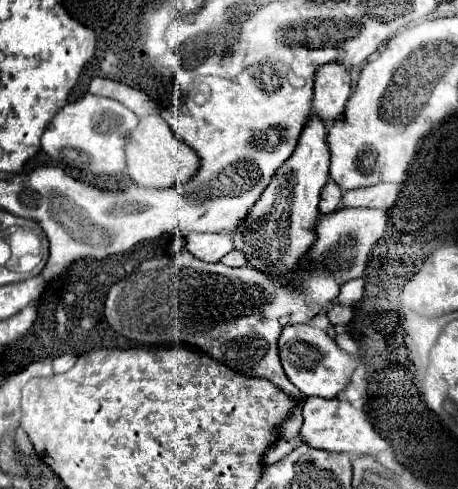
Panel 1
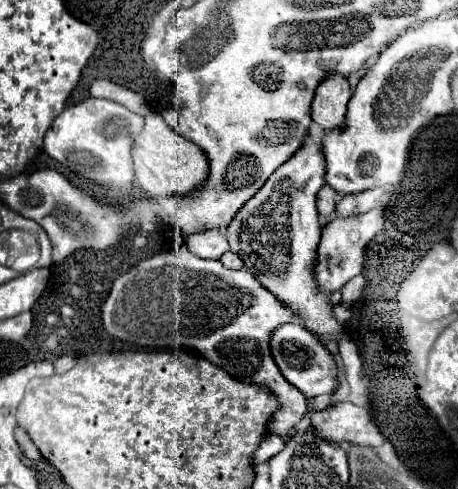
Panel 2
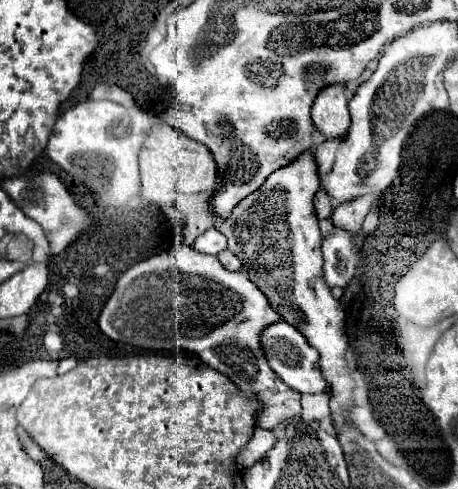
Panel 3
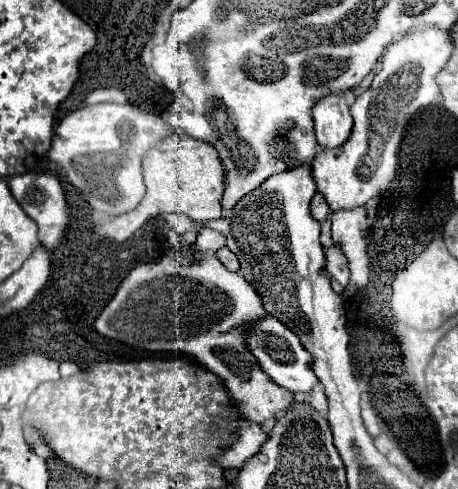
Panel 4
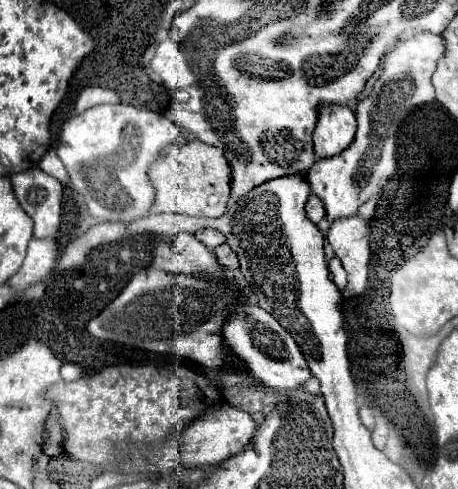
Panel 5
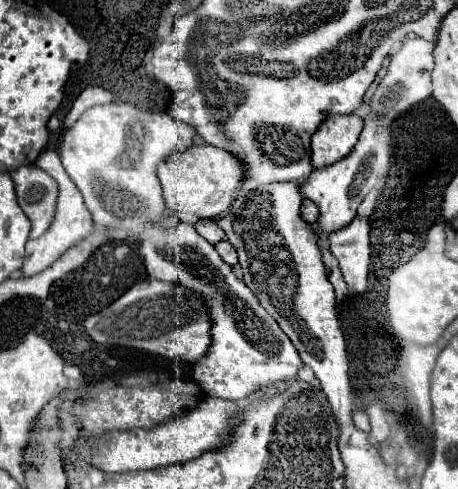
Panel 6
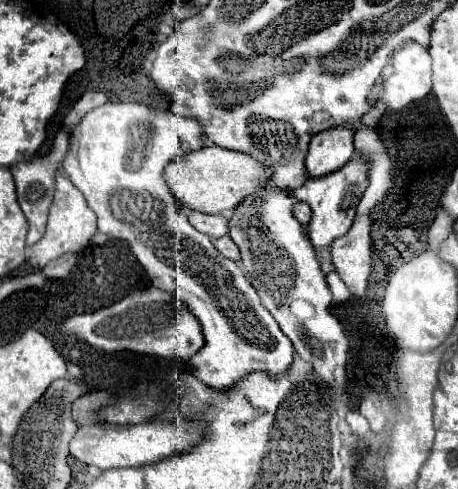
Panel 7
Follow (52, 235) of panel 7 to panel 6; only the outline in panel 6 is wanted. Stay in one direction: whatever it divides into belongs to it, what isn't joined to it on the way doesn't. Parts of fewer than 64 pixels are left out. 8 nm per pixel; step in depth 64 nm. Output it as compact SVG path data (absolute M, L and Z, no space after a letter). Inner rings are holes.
M46 150L40 154L38 162L36 162L44 172L48 172L60 186L60 196L58 196L58 210L56 210L56 218L52 222L52 226L48 228L46 234L42 234L40 238L36 240L28 240L26 244L26 258L24 258L24 266L22 266L22 276L28 278L28 276L36 276L40 274L42 270L46 270L54 260L58 260L70 246L74 246L78 240L86 238L92 230L94 230L94 224L92 224L92 216L82 200L82 194L80 190L74 186L74 182L70 180L70 176L66 174L62 162L60 162L60 156L58 156L58 150Z

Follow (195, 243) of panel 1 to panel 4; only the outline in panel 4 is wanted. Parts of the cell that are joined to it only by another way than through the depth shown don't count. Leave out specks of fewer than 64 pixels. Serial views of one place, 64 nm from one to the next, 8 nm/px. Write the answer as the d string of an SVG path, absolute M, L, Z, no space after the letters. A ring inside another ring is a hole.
M202 228L198 232L198 240L194 244L194 248L200 250L200 252L216 252L216 250L220 250L224 246L226 246L224 236L220 232L216 232L216 230L210 230L210 228Z

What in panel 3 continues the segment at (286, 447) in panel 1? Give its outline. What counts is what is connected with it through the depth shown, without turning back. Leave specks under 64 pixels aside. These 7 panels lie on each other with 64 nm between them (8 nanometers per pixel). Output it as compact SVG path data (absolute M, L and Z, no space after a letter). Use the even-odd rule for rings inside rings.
M256 428L254 430L254 436L252 440L248 442L248 446L238 454L236 458L236 464L240 468L250 468L252 464L256 464L258 460L264 458L264 454L276 444L276 436L268 430L262 430L262 428Z

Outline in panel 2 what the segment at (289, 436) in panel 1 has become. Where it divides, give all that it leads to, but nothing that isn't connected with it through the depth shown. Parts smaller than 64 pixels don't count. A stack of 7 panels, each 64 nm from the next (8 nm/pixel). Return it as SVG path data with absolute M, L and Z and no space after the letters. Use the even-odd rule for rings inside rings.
M380 208L364 212L360 216L332 218L322 228L322 238L320 238L320 246L318 246L318 264L314 268L314 278L318 282L318 290L324 294L332 294L332 292L340 290L350 278L362 274L366 246L372 242L374 236L378 236L382 232L382 228L384 228L384 210L380 210ZM180 246L174 252L162 252L158 256L142 260L130 272L114 280L112 290L102 306L102 320L106 332L114 338L144 348L160 348L160 350L168 348L168 344L170 348L184 346L196 350L206 360L224 368L228 374L246 384L266 386L282 406L270 422L270 432L276 432L278 436L292 434L306 414L306 396L298 388L292 388L288 380L284 380L270 352L272 332L286 322L294 322L296 312L292 312L280 298L272 296L268 288L264 288L256 278L252 278L252 272L248 272L248 268L228 270L222 266L220 260L202 260L198 256L192 256L186 246Z

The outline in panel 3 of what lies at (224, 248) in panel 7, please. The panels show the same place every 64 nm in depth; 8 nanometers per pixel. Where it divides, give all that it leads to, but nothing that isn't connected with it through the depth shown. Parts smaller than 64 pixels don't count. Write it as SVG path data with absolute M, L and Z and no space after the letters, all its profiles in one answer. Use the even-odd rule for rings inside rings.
M230 250L220 252L220 254L218 254L218 260L220 260L220 262L222 262L222 266L224 266L224 268L228 268L228 270L240 270L240 268L242 268L240 260L238 260Z

